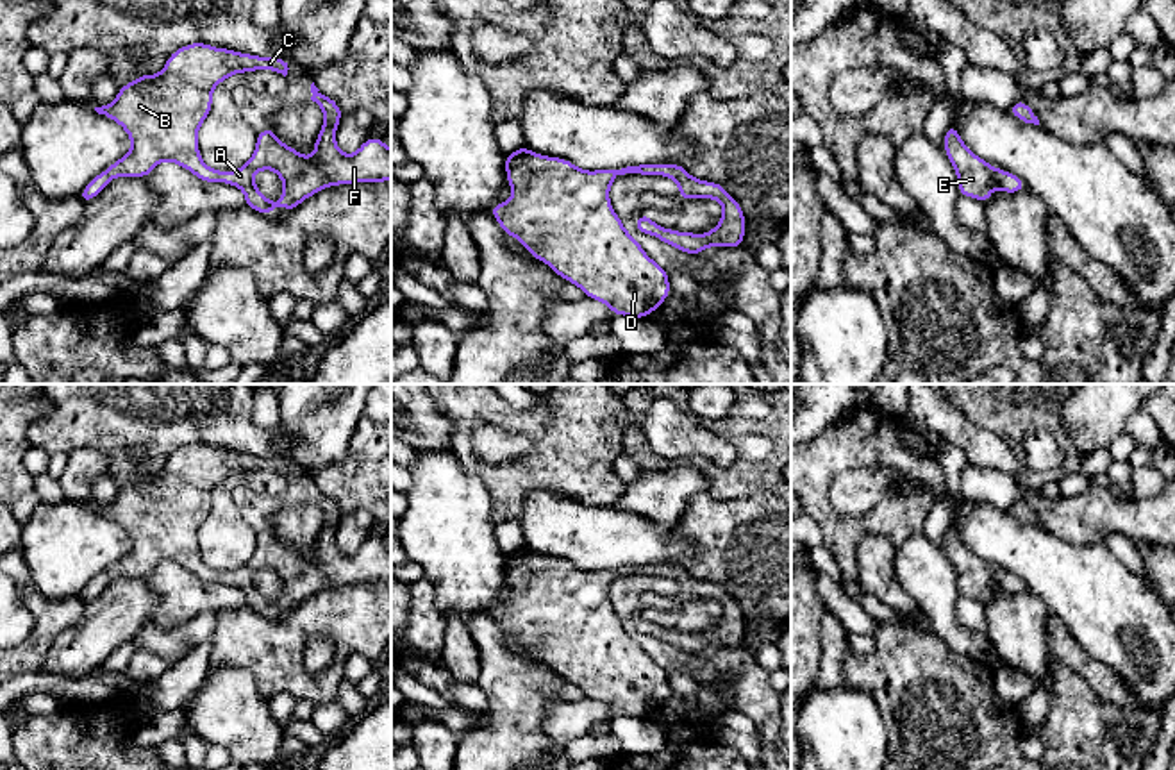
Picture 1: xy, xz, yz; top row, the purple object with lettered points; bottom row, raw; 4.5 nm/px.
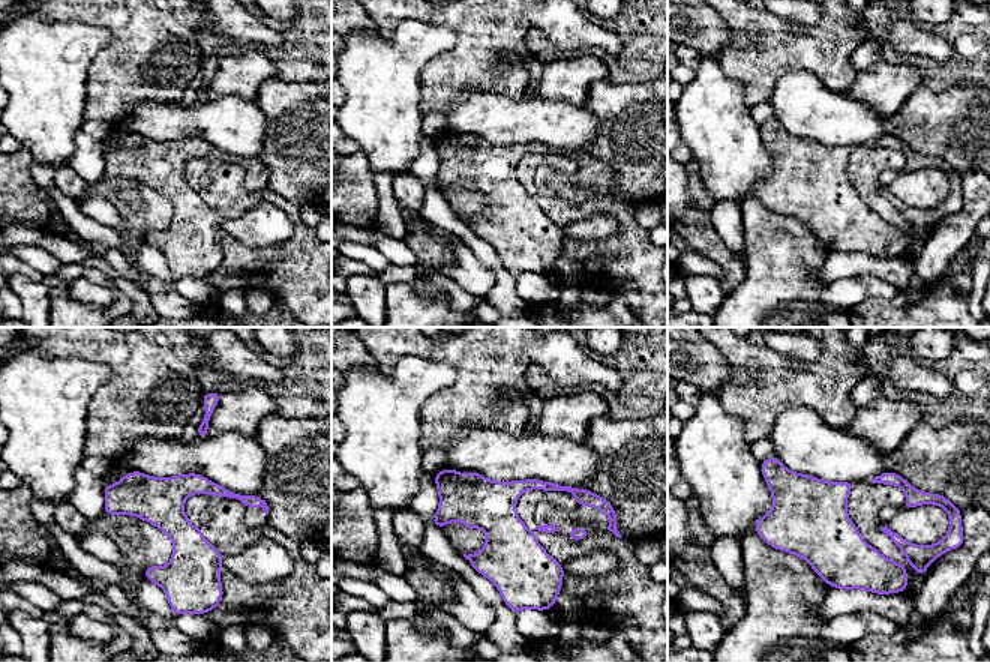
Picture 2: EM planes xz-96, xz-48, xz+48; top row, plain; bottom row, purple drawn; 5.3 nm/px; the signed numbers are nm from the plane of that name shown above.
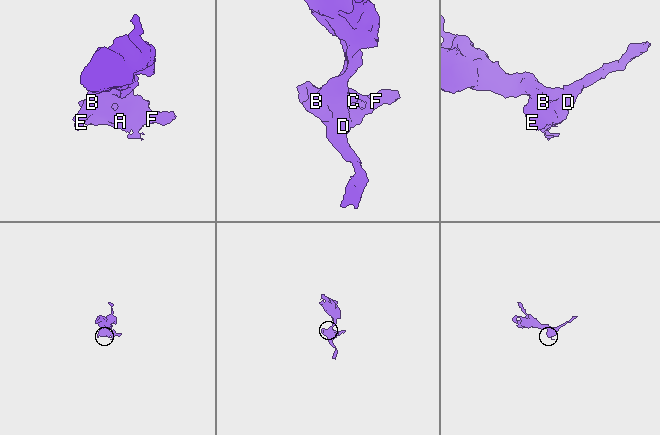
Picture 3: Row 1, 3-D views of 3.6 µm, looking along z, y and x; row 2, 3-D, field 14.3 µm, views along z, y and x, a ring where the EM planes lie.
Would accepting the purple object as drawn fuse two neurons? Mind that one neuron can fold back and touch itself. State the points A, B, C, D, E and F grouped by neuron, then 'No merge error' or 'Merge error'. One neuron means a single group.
Groups: A B C D E F. No merge error

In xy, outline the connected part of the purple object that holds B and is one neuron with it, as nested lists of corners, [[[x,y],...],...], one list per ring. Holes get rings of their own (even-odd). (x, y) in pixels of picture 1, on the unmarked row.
[[[191,443],[175,450],[155,477],[143,473],[130,484],[121,486],[112,504],[95,507],[95,511],[121,525],[130,538],[132,548],[105,572],[93,577],[79,598],[84,604],[93,600],[107,582],[116,577],[146,577],[162,561],[171,561],[189,570],[204,582],[225,582],[239,588],[245,593],[245,604],[259,615],[273,615],[279,604],[289,613],[305,598],[330,586],[391,581],[391,548],[388,548],[380,538],[368,538],[361,548],[350,556],[339,550],[336,529],[343,513],[330,497],[320,493],[314,482],[311,484],[311,500],[323,511],[323,527],[314,541],[314,554],[311,557],[282,543],[273,531],[266,527],[257,534],[255,552],[239,570],[220,572],[209,568],[200,557],[198,529],[211,513],[212,491],[230,475],[257,470],[273,470],[286,477],[289,468],[286,457],[259,457],[205,443]],[[261,570],[273,570],[280,577],[284,591],[277,602],[270,602],[255,586],[254,575]]]

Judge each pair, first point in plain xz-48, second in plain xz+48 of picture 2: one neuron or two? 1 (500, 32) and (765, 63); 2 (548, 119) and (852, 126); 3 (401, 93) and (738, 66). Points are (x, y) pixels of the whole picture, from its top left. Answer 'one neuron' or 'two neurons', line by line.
1: one neuron
2: one neuron
3: two neurons

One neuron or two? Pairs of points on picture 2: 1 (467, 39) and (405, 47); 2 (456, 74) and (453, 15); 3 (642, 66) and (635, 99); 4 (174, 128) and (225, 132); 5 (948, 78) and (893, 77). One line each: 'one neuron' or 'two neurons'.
1: two neurons
2: one neuron
3: two neurons
4: one neuron
5: two neurons

